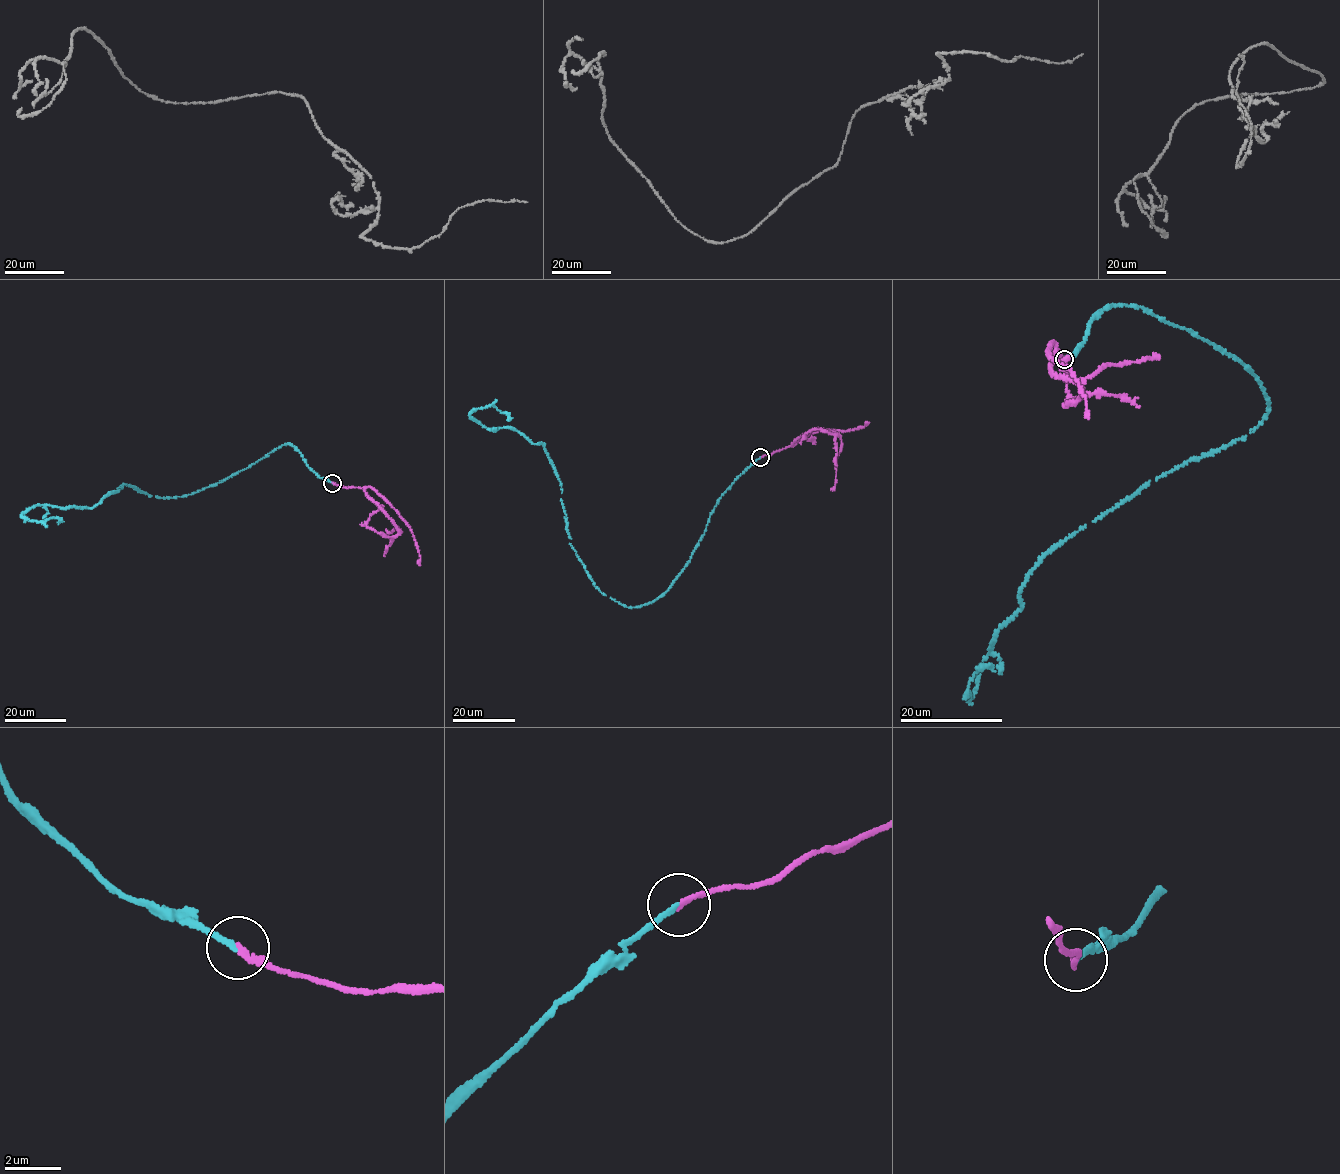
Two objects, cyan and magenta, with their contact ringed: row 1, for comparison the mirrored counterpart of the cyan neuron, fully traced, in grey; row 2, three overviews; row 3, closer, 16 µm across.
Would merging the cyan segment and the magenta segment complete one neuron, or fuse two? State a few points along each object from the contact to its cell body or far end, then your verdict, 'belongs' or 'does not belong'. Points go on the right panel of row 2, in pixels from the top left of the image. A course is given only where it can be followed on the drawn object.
course cyan (1064, 360), (1093, 316), (1141, 307), (1238, 359), (1266, 414), (1055, 544), (969, 697), (978, 669), (994, 672); course magenta (1064, 360), (1056, 347), (1051, 371), (1081, 387), (1074, 405), (1067, 406), (1064, 368), (1069, 356); belongs

